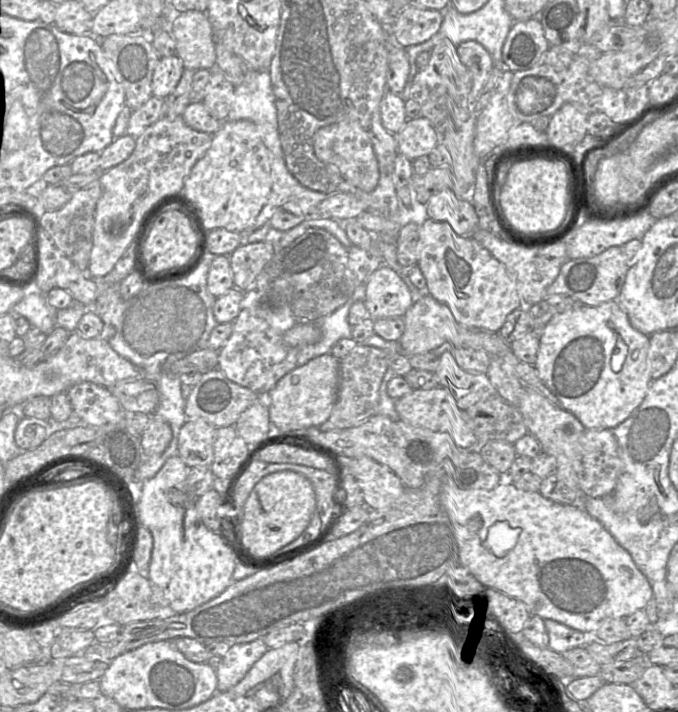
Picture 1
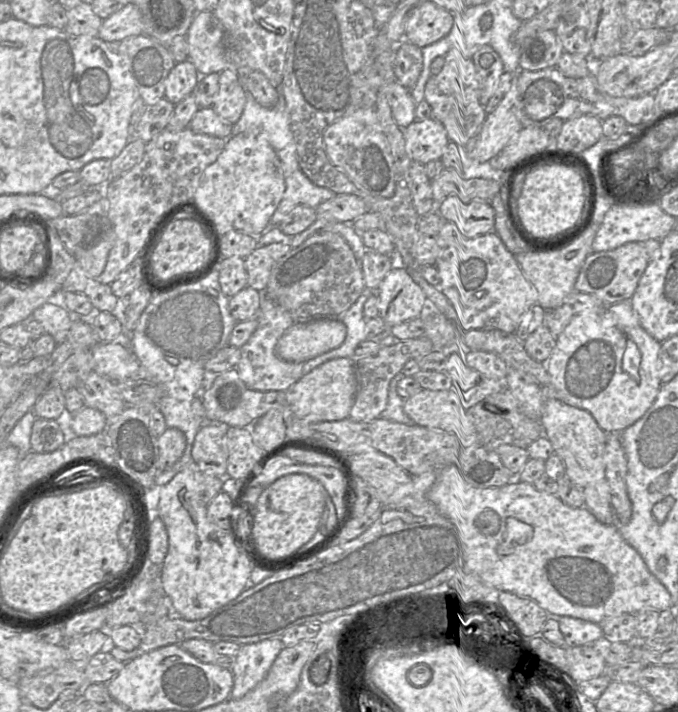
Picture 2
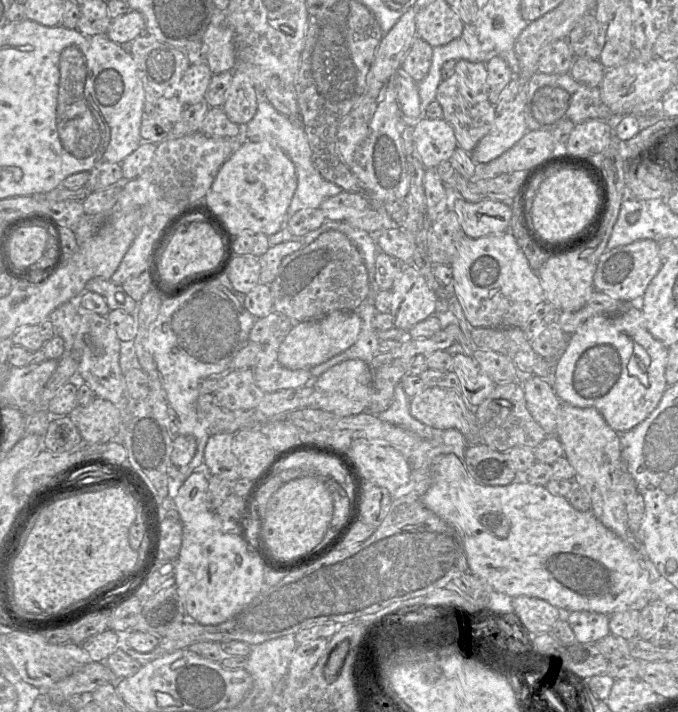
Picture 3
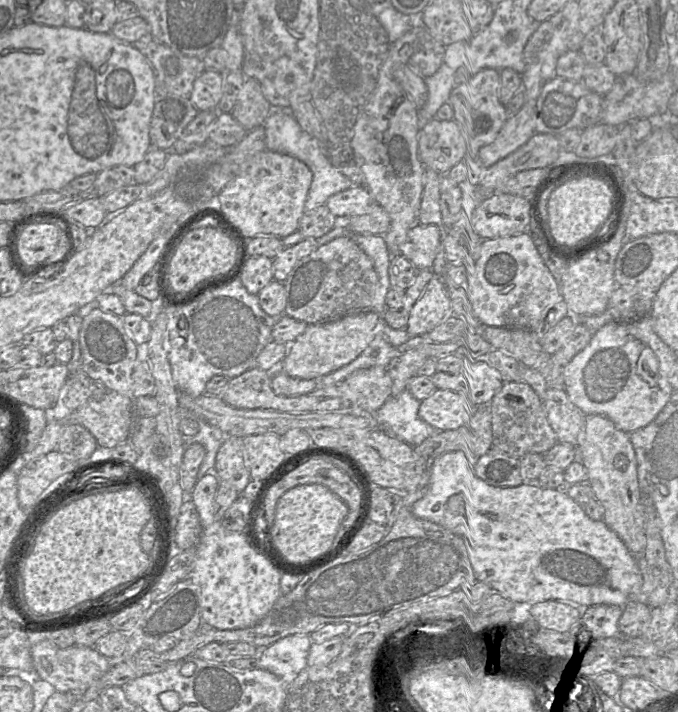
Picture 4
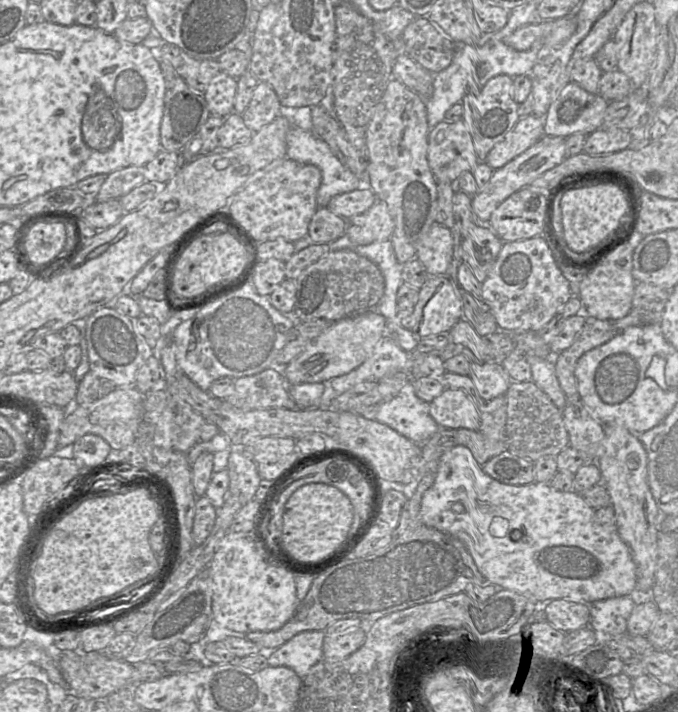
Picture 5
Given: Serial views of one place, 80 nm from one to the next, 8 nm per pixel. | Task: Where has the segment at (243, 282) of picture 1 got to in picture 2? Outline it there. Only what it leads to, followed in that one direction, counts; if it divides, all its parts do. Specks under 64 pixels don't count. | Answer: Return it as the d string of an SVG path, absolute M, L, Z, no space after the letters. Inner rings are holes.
M273 243L256 248L244 258L248 276L248 286L264 292L274 264L291 250L291 246L283 243Z

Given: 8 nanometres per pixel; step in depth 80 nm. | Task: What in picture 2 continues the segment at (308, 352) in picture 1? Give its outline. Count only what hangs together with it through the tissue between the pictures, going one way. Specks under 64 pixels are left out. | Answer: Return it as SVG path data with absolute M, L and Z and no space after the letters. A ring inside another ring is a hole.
M365 288L357 301L346 312L336 317L345 324L347 328L348 339L340 350L329 351L332 353L320 357L320 359L322 359L322 364L328 360L335 358L353 357L356 347L361 342L366 340L366 319L363 315L363 308L367 299L369 299L373 294L373 289Z

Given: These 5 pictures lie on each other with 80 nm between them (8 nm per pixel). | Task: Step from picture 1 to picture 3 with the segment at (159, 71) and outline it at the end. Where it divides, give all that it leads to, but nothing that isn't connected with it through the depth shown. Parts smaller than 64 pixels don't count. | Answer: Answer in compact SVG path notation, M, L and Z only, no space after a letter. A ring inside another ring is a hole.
M205 63L191 64L180 80L176 97L184 105L202 102L212 76Z

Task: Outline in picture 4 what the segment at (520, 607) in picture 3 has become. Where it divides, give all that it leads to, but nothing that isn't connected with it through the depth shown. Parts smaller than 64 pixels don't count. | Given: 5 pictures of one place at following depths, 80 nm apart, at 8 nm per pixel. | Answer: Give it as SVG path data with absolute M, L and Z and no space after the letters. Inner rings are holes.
M547 600L531 605L531 618L539 628L564 633L572 626L580 625L582 610L571 605Z

